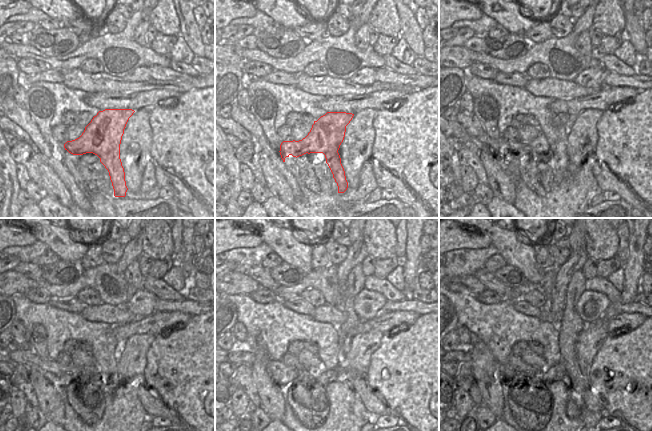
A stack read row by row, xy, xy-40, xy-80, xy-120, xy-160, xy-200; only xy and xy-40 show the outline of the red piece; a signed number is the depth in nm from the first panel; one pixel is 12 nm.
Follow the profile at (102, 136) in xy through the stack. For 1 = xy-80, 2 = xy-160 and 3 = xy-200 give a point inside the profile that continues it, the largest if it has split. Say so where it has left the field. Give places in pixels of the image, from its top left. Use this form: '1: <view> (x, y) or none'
1: xy-80 (506, 151)
2: xy-160 (282, 374)
3: xy-200 (460, 357)

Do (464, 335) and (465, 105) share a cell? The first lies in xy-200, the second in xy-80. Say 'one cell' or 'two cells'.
one cell

